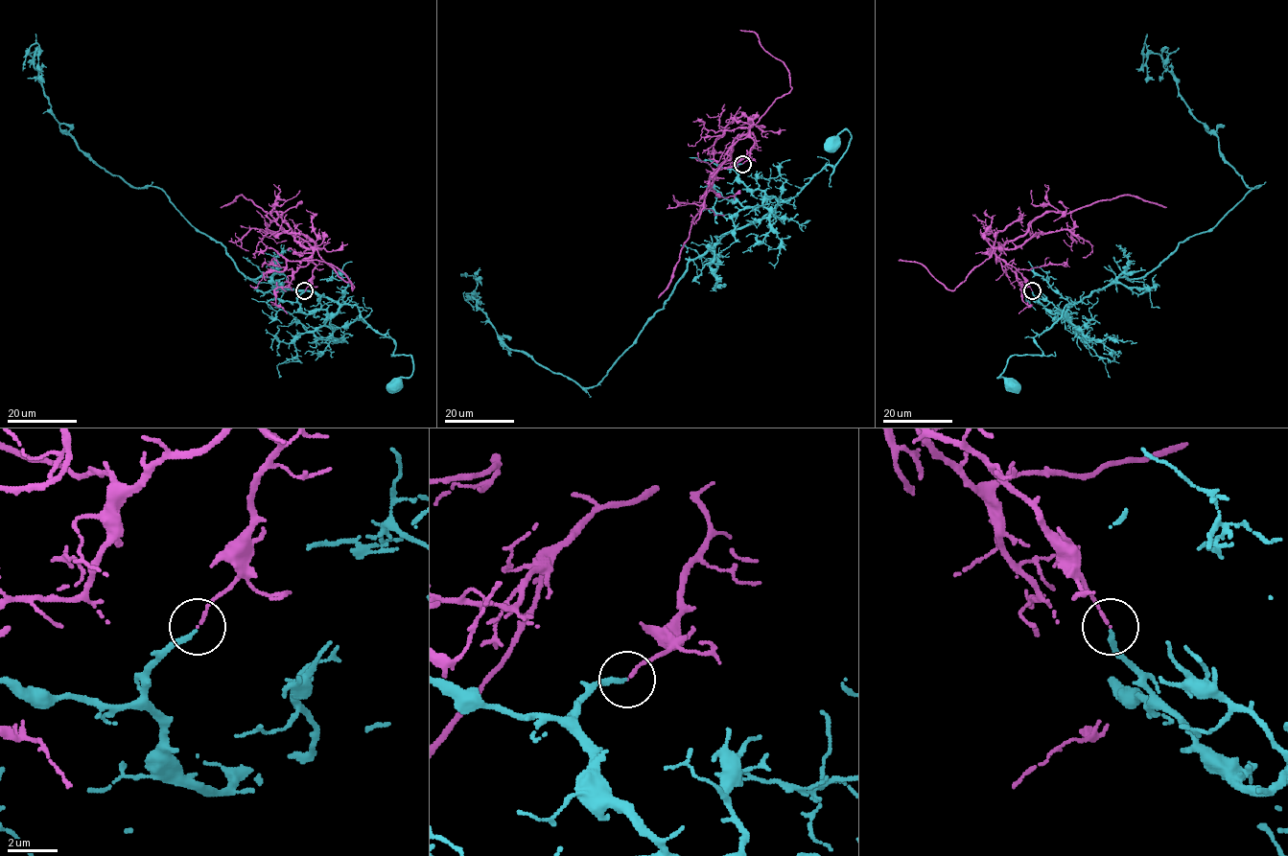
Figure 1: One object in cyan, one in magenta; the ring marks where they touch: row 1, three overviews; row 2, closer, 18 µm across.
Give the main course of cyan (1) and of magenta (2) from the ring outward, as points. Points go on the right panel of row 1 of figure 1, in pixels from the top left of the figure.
1: (1032, 291), (1051, 313), (1064, 314), (1070, 305), (1033, 337), (1042, 355), (1008, 359), (998, 378), (1011, 388)
2: (1032, 290), (995, 249), (1024, 234), (1039, 217), (1071, 213), (1121, 196), (1166, 207)

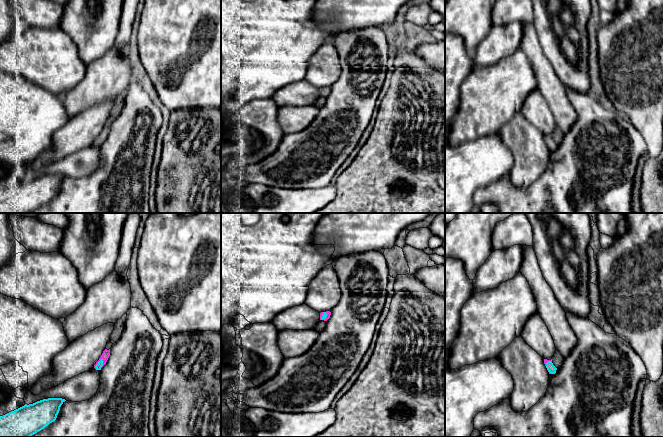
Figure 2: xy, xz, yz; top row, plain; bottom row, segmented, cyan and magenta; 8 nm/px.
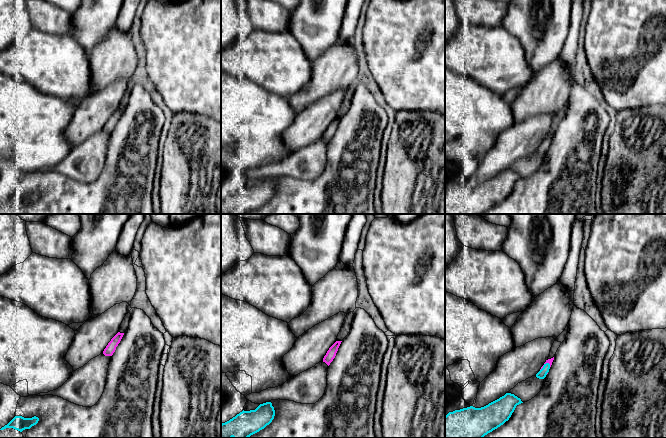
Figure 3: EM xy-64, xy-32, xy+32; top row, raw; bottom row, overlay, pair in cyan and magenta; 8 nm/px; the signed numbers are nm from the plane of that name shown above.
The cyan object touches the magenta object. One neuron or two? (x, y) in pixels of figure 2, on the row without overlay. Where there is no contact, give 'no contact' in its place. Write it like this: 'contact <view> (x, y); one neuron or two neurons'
contact xy (98, 139); two neurons

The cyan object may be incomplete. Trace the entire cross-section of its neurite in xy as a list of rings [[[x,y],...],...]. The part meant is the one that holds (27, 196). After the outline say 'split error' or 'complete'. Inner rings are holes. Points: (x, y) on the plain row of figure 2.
[[[43,175],[0,192],[0,213],[31,213],[56,196],[65,177]]]; complete

